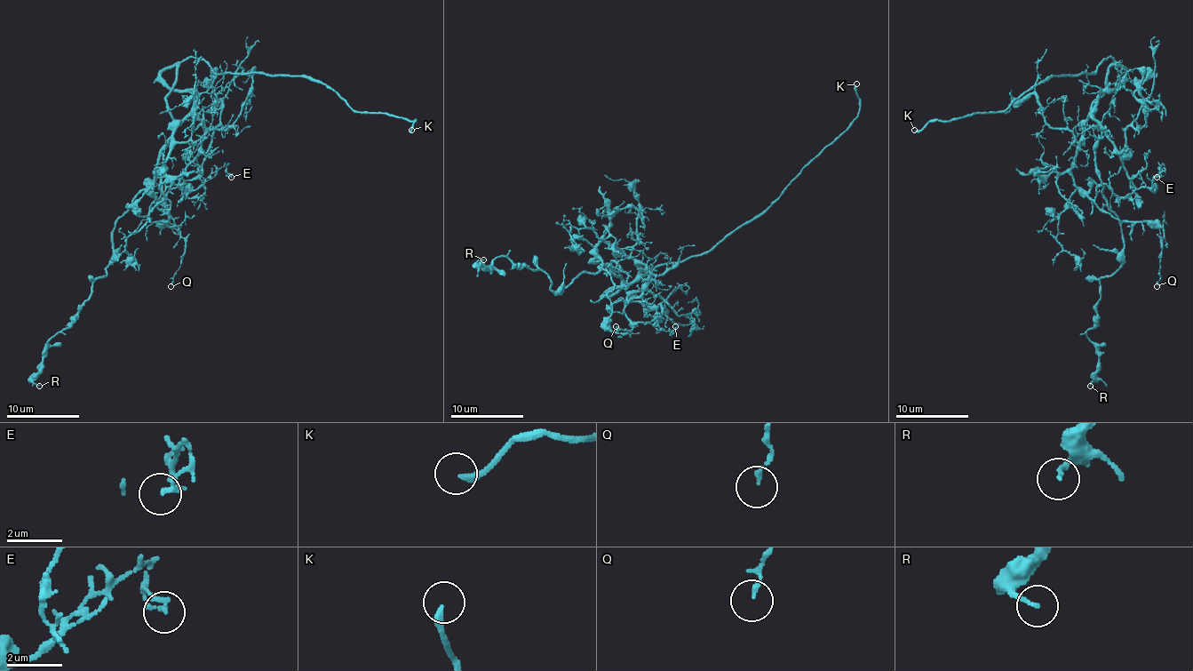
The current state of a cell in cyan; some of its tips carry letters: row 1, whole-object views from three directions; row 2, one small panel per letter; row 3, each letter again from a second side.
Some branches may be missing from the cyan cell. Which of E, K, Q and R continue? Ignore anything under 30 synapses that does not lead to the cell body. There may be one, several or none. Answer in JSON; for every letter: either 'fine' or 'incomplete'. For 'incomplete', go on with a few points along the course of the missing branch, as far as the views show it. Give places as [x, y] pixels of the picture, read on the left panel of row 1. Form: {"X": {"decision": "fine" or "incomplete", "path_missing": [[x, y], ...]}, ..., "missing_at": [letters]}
{"E": {"decision": "fine"}, "K": {"decision": "incomplete"}, "Q": {"decision": "fine"}, "R": {"decision": "fine"}, "missing_at": ["K"]}

